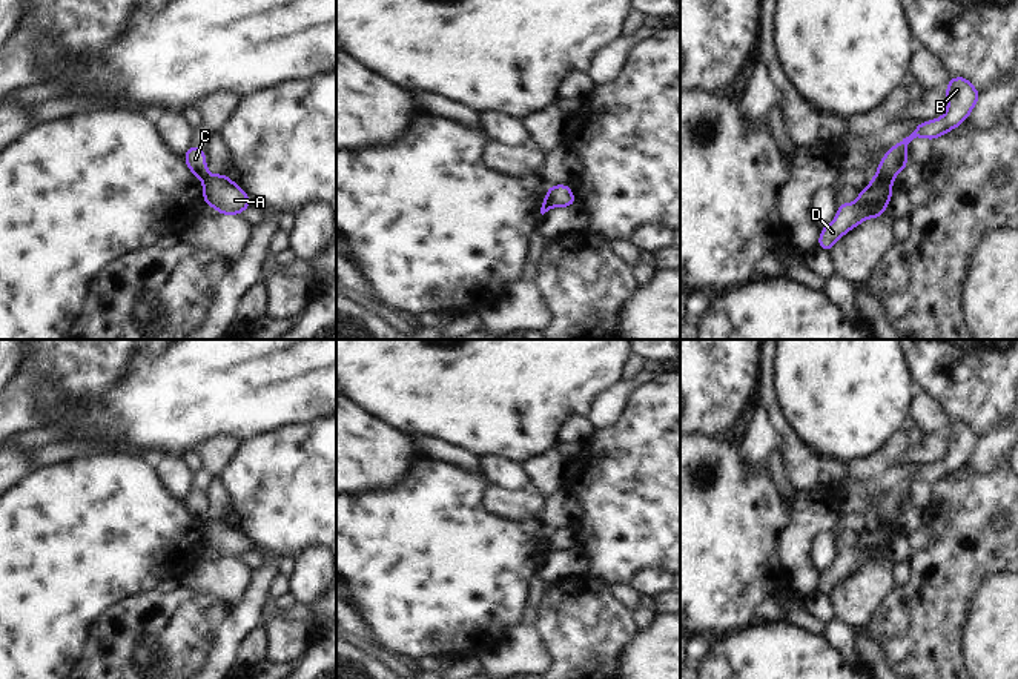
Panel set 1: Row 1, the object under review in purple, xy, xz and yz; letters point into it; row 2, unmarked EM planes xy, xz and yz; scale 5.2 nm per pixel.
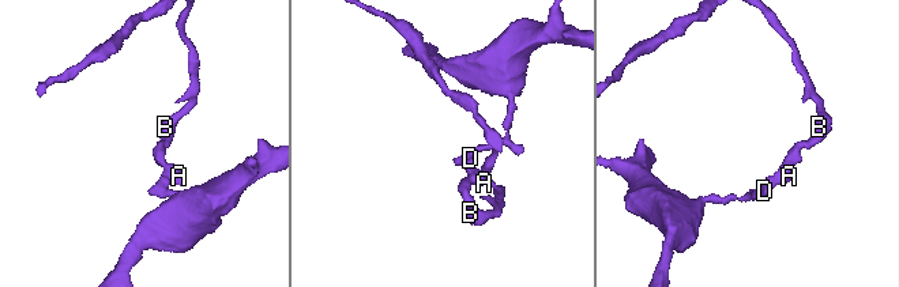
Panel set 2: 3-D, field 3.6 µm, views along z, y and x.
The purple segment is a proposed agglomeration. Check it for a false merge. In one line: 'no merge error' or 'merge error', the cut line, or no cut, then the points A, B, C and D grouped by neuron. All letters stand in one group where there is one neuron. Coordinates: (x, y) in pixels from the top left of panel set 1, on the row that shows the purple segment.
merge error | yz (875, 174), (891, 182) | A D / B C

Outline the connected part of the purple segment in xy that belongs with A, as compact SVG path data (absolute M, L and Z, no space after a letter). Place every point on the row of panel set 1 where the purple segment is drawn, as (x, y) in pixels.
M216 174L203 180L203 201L218 210L218 215L241 215L253 206L249 195L229 175Z

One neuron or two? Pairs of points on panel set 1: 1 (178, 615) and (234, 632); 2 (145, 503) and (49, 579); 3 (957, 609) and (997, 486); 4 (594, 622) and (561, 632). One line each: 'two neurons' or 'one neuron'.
1: two neurons
2: one neuron
3: one neuron
4: one neuron

